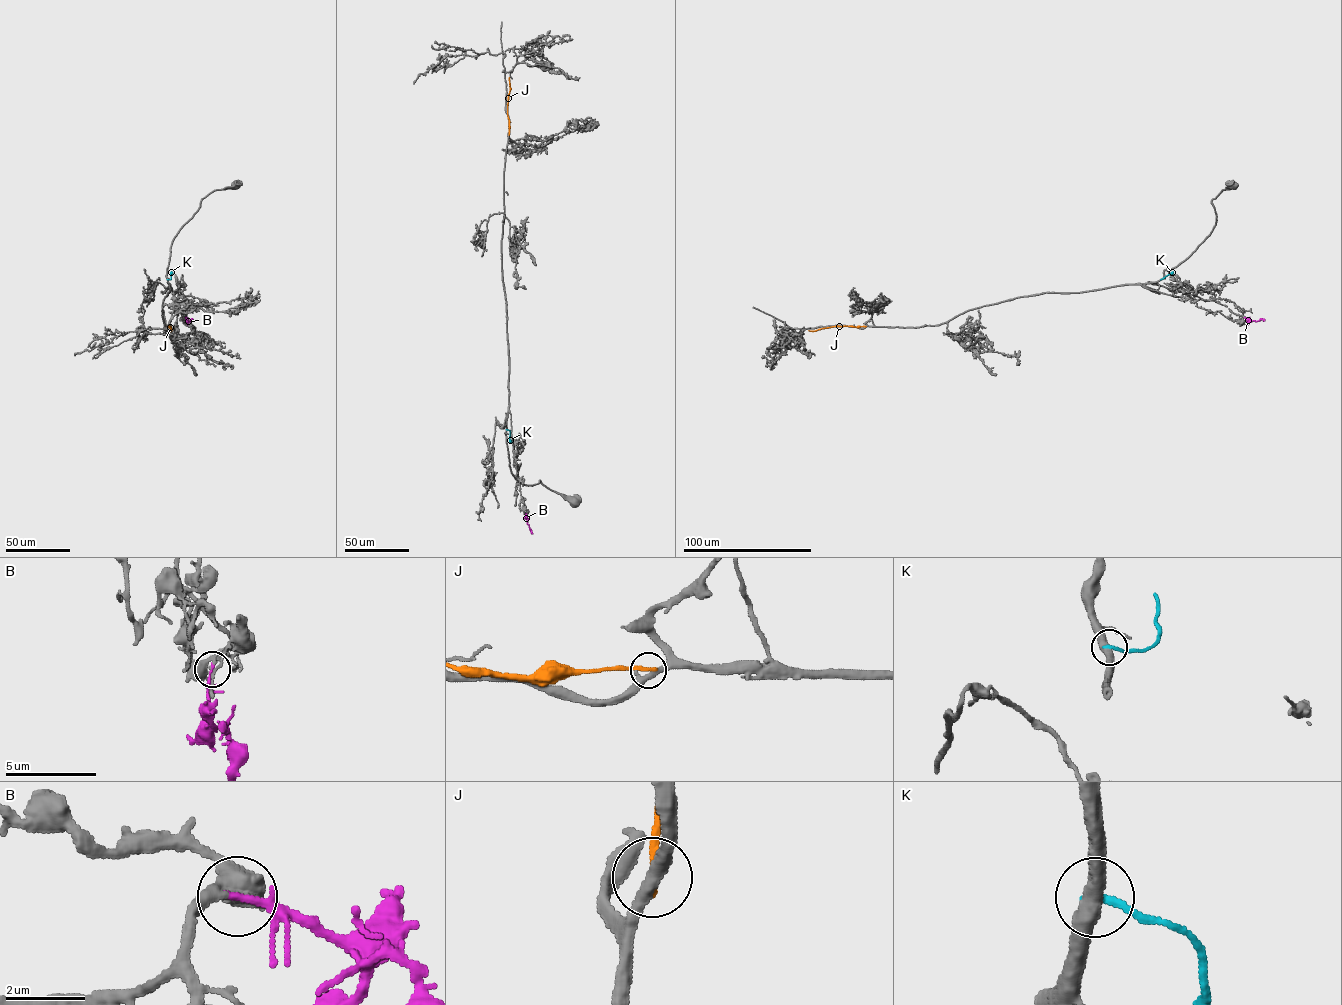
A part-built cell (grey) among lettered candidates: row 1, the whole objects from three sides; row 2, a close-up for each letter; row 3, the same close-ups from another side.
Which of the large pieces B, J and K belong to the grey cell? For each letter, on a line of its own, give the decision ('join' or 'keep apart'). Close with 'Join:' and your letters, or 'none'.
B: join
J: keep apart
K: keep apart
Join: B

